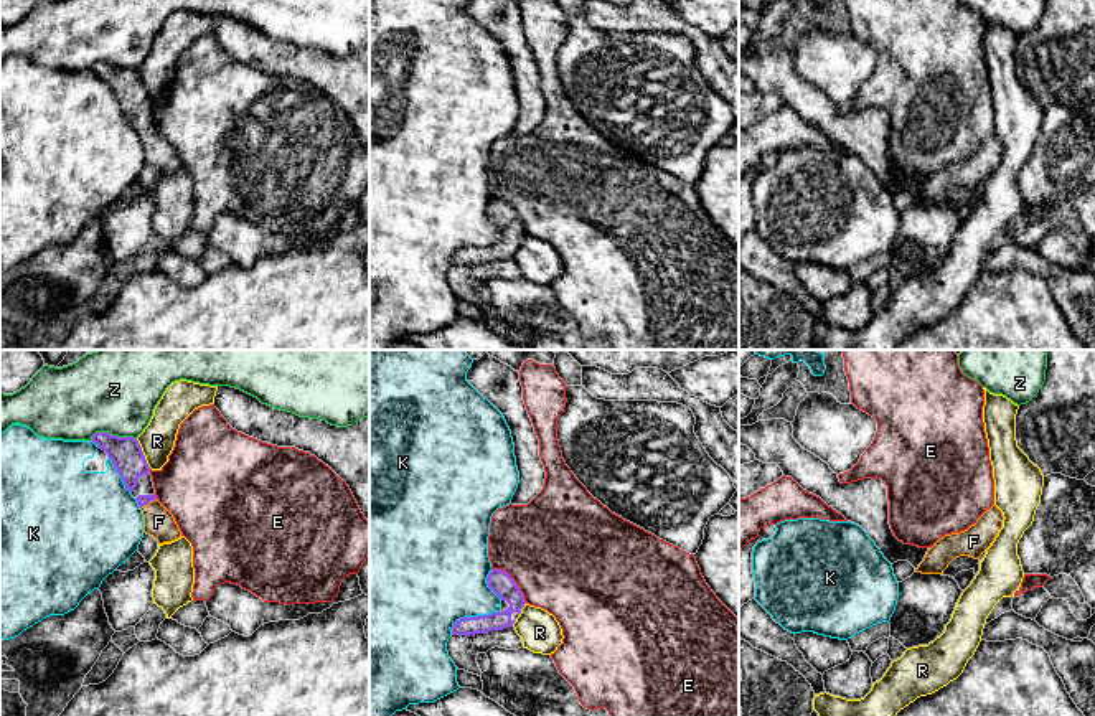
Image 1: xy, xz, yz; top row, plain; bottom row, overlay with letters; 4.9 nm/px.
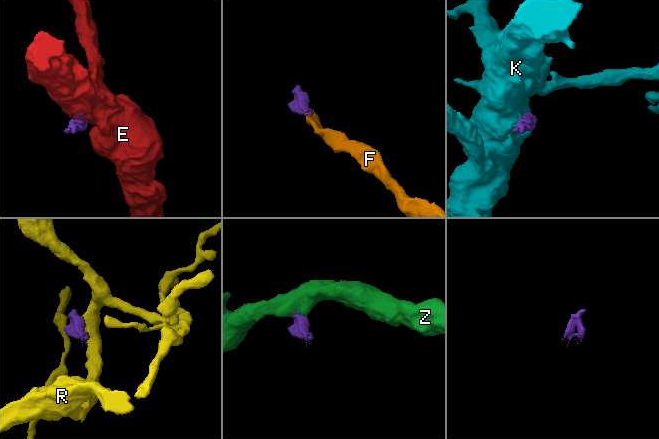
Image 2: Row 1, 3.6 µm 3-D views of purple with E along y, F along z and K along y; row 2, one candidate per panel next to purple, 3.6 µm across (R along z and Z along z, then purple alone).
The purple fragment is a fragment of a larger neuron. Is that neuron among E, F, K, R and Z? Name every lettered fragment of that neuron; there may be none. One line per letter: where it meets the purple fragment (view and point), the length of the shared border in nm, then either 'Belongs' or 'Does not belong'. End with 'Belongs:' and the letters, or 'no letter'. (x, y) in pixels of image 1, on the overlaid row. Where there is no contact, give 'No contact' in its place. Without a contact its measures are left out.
E: Touches purple at xz (513, 581). Shared border 240 nm. Does not belong
F: Touches purple at xy (147, 504). Shared border 90 nm. Belongs
K: Touches purple at xz (472, 617). Shared border 260 nm. Does not belong
R: Touches purple at xy (142, 454). Shared border 160 nm. Does not belong
Z: Touches purple at xy (114, 436). Shared border 220 nm. Does not belong
Belongs: F

